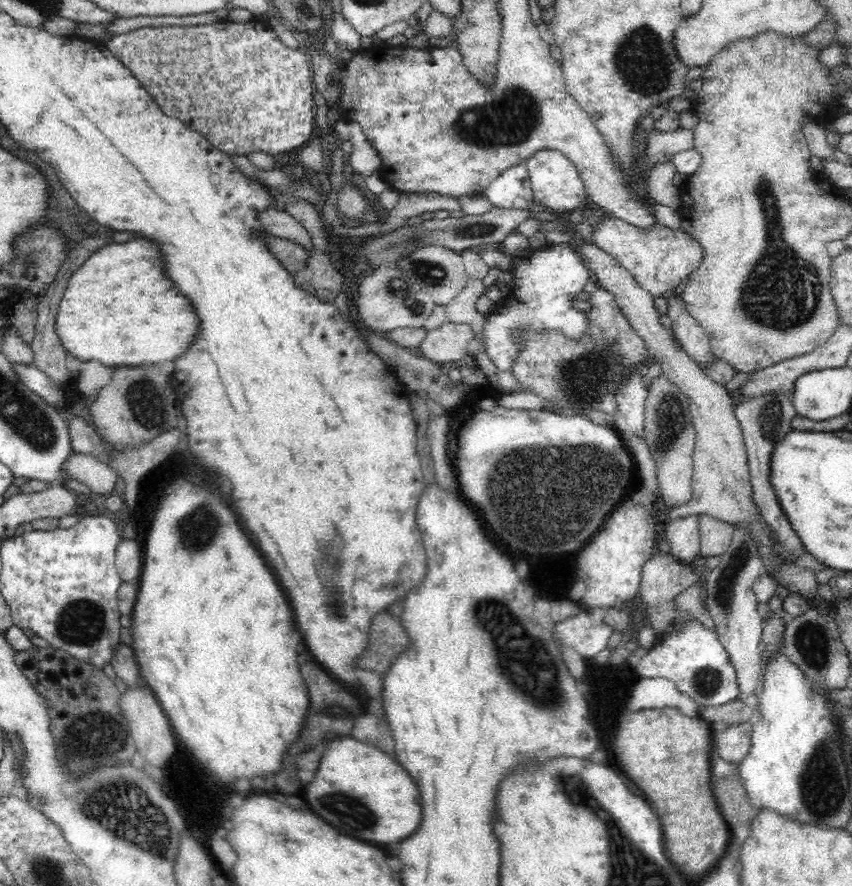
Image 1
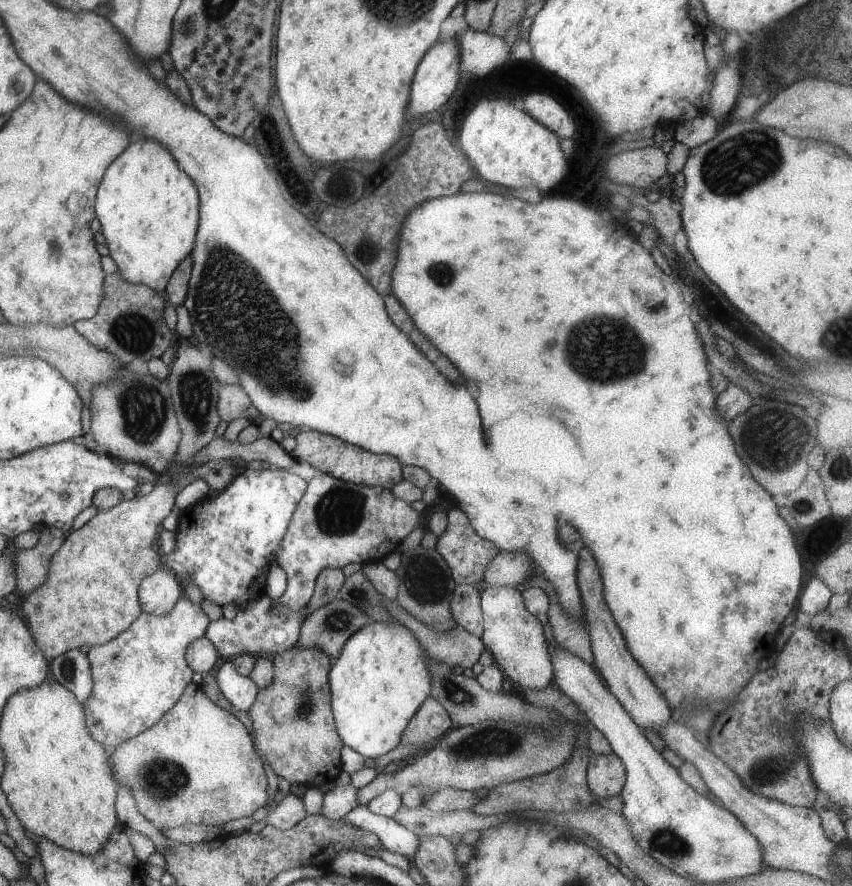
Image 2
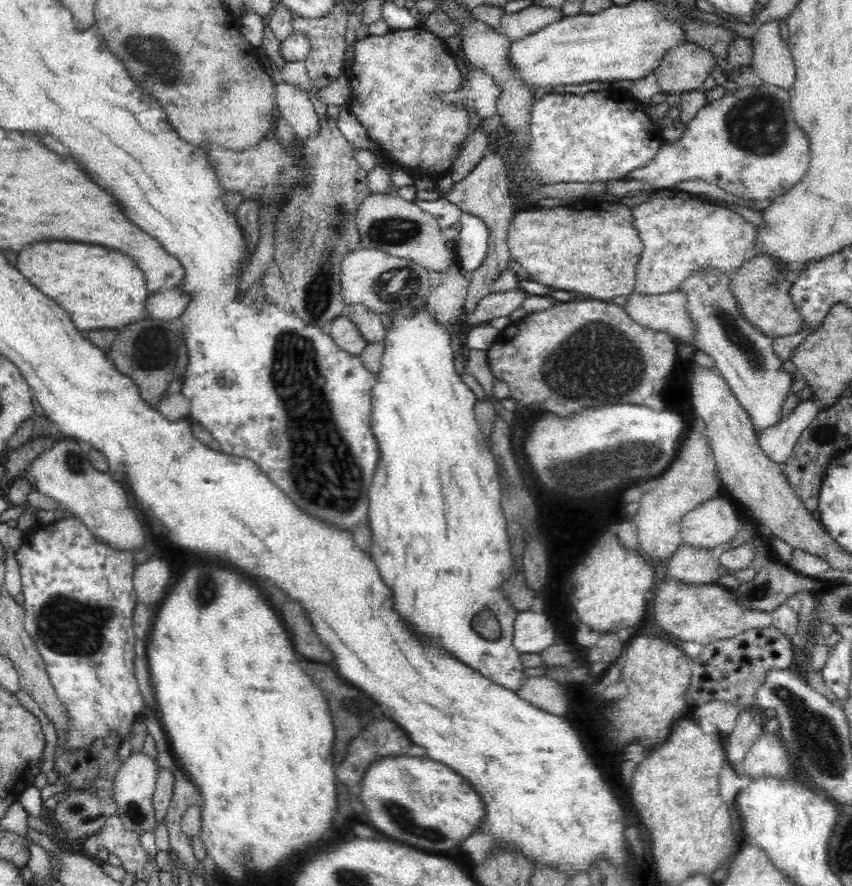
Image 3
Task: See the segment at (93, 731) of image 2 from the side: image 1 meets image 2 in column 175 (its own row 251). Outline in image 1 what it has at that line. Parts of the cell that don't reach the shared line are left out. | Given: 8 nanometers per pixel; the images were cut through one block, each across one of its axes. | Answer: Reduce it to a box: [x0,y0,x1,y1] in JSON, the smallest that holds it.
[591,216,703,297]

